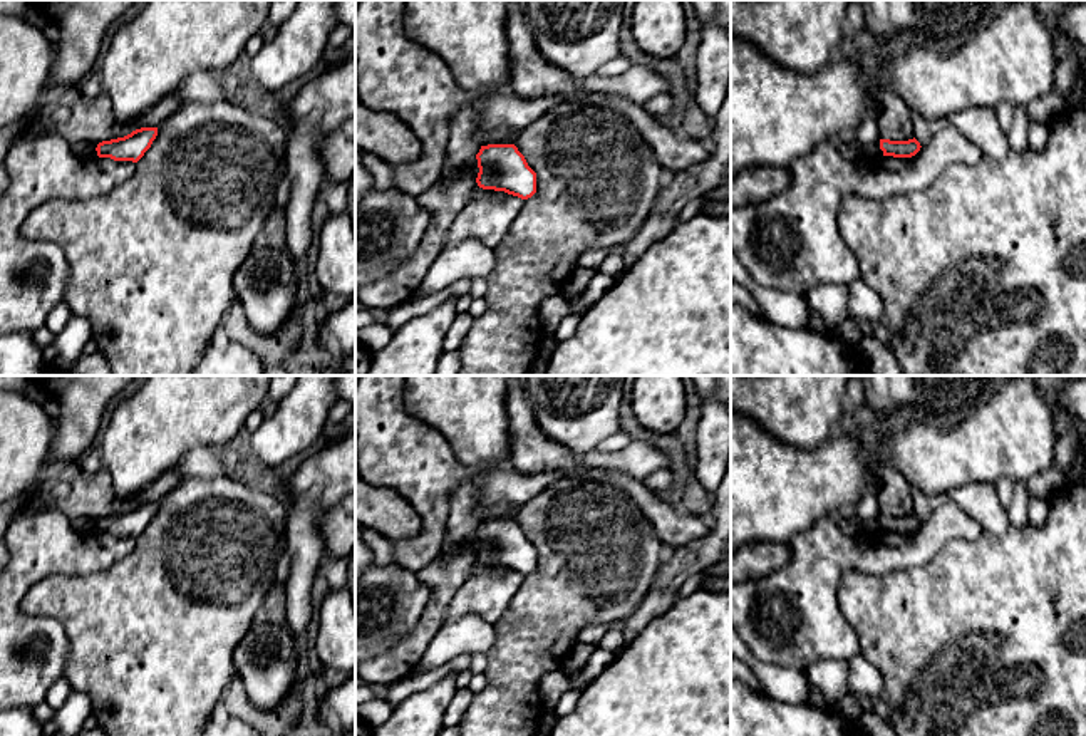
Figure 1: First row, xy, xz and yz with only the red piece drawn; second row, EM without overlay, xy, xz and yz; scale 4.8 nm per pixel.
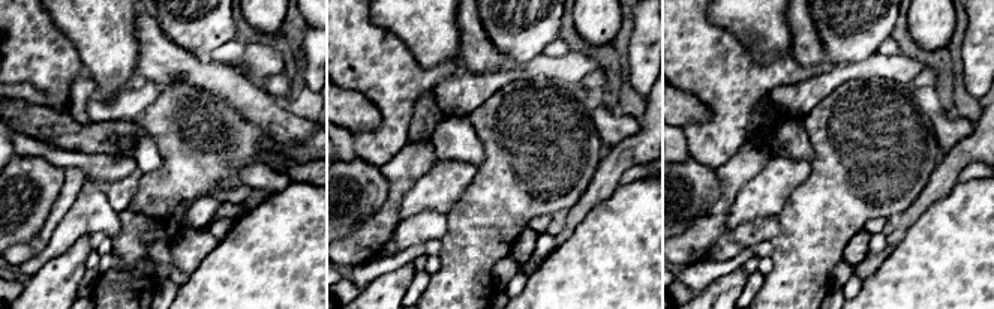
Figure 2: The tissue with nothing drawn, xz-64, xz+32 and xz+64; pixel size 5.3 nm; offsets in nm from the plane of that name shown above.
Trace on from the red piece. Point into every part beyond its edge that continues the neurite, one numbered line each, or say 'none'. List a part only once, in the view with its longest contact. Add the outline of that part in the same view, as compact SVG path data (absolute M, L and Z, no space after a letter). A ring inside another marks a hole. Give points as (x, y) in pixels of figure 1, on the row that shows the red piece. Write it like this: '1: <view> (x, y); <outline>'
none

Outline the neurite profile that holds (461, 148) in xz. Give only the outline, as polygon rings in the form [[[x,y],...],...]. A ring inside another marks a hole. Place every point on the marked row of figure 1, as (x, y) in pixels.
[[[463,107],[451,119],[446,158],[456,164],[466,164],[476,158],[481,144],[474,139],[478,129],[476,107]]]

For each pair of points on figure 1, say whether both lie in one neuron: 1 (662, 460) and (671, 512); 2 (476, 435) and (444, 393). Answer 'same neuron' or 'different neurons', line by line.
1: different neurons
2: same neuron

